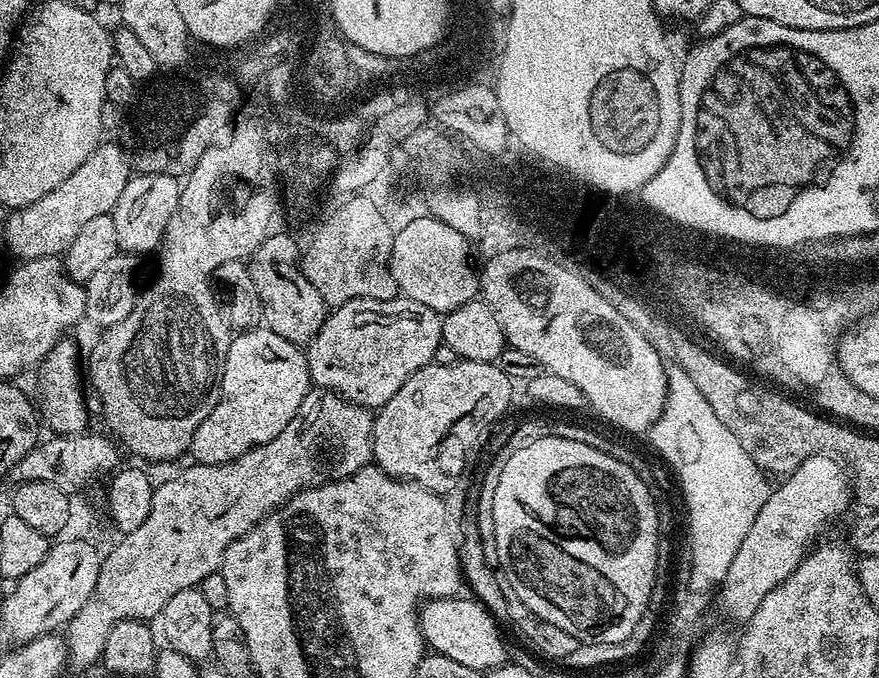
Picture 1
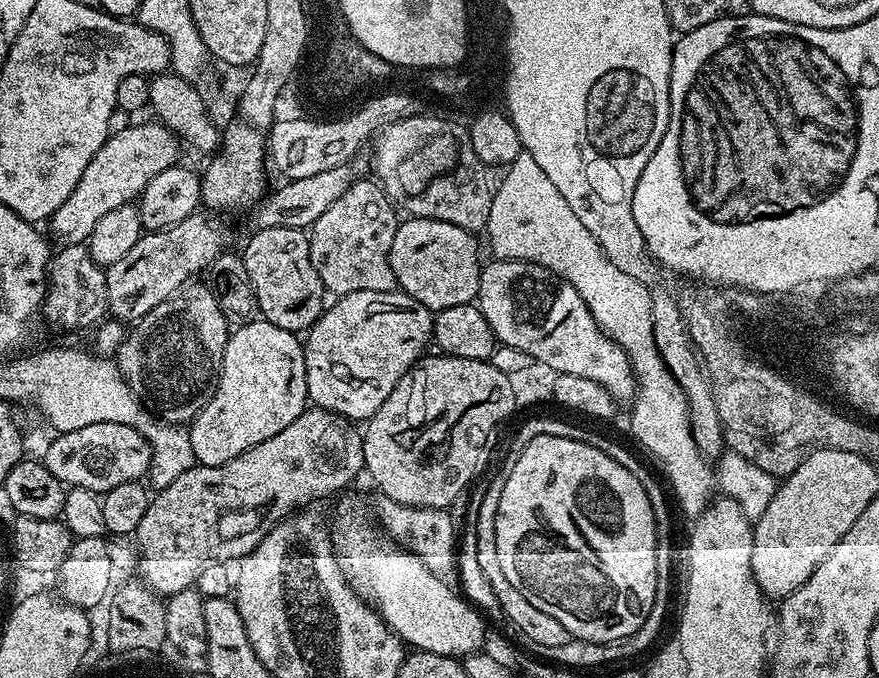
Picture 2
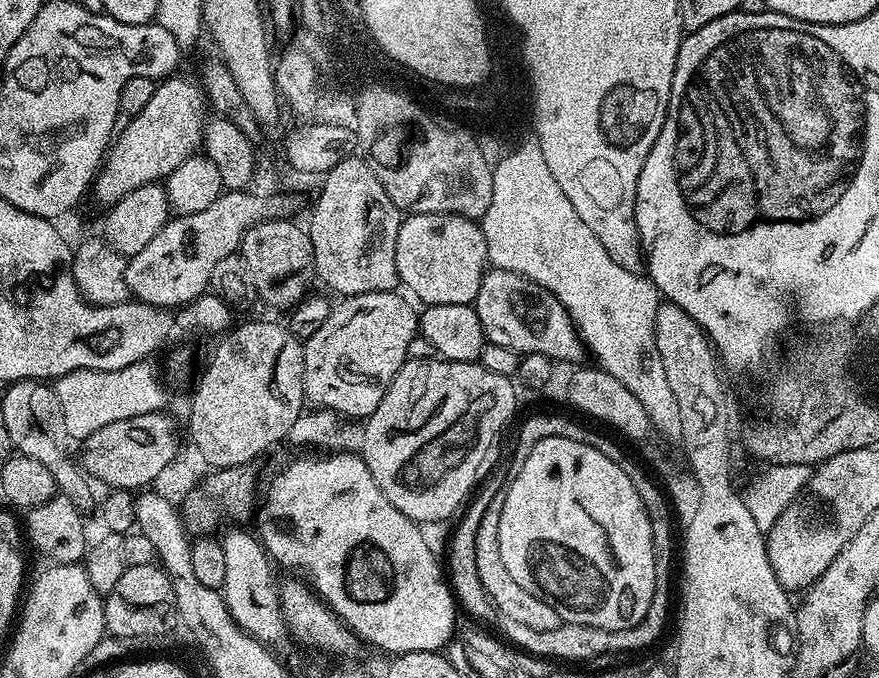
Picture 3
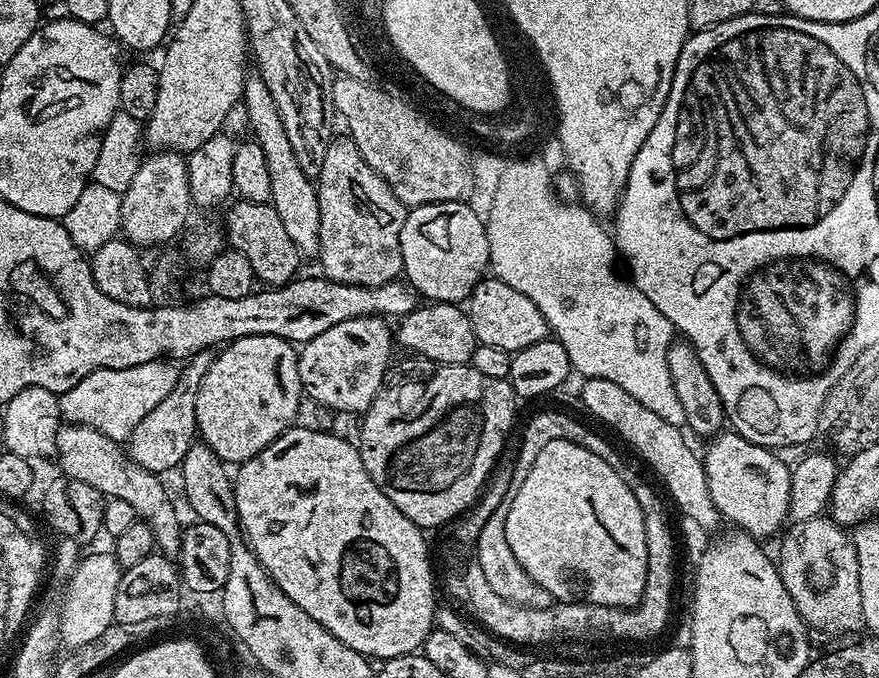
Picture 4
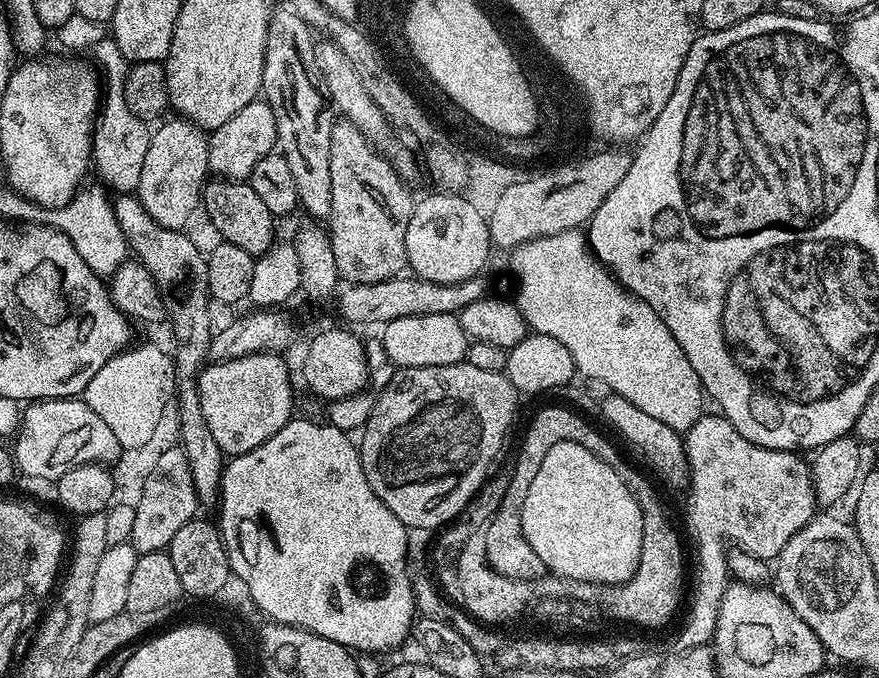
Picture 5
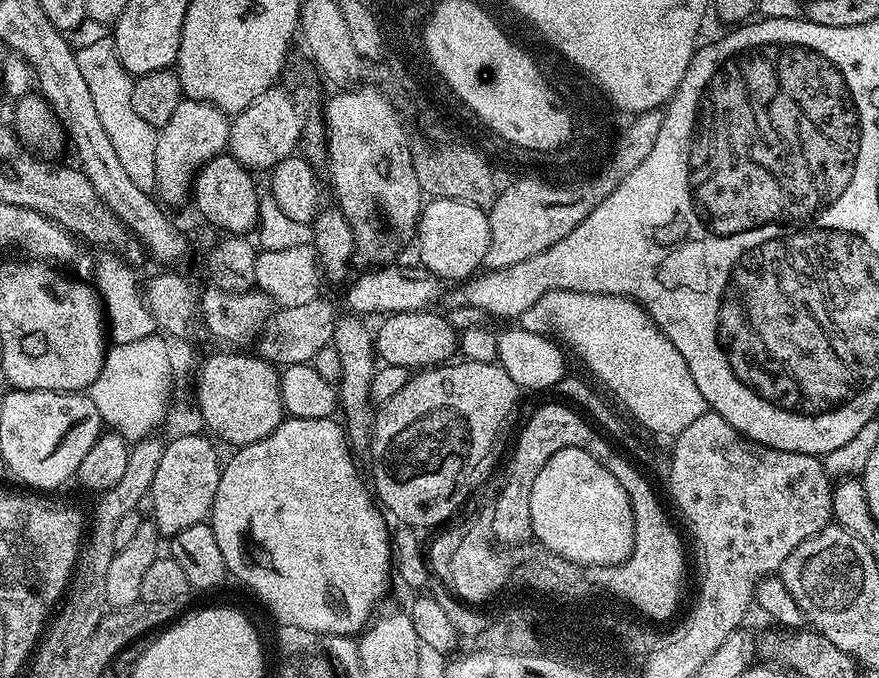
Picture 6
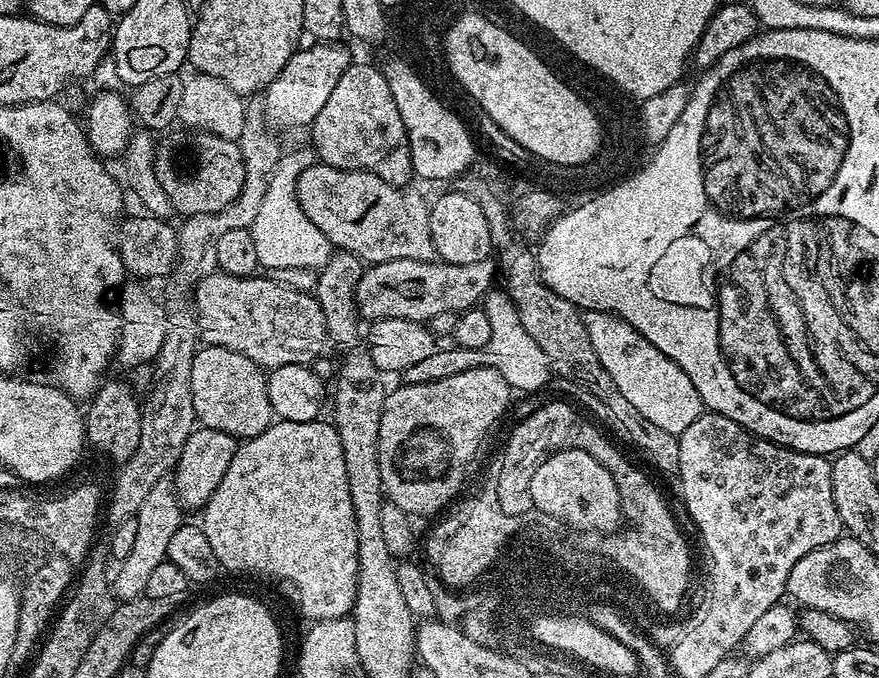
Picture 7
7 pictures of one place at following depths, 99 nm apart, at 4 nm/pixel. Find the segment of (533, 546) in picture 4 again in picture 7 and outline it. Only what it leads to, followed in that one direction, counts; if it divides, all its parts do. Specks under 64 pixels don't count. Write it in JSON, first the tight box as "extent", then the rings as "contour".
{"extent":[530,450,621,534],"contour":[[[562,450],[555,452],[530,478],[530,494],[536,510],[552,515],[569,528],[581,532],[611,534],[621,527],[620,495],[618,486],[609,479],[605,467],[592,464],[586,450]]]}

